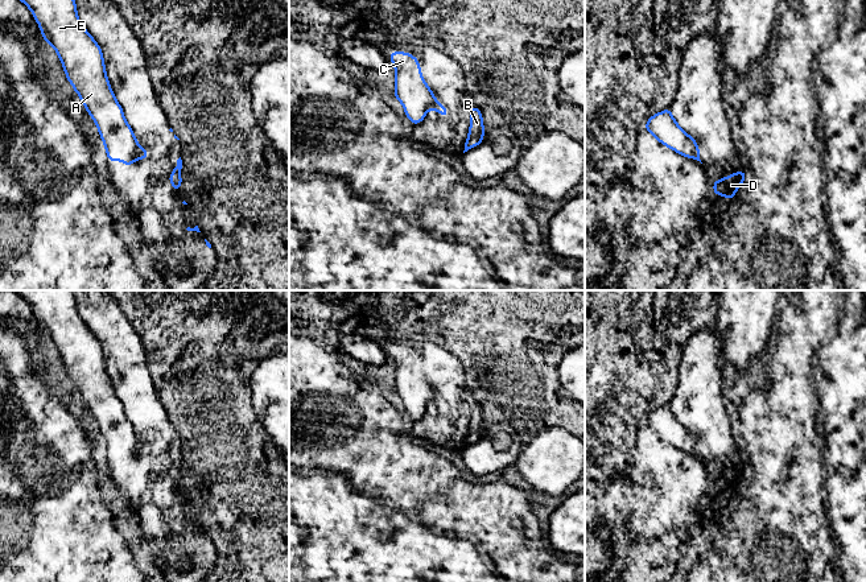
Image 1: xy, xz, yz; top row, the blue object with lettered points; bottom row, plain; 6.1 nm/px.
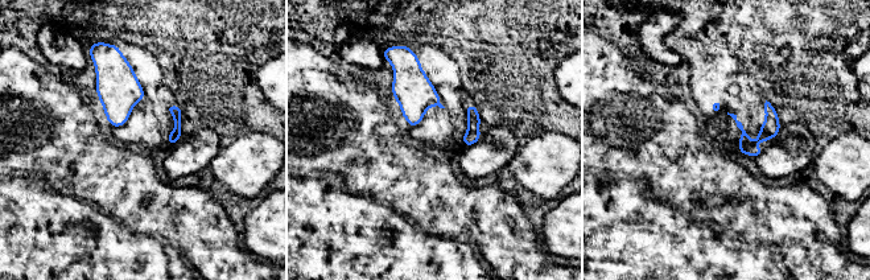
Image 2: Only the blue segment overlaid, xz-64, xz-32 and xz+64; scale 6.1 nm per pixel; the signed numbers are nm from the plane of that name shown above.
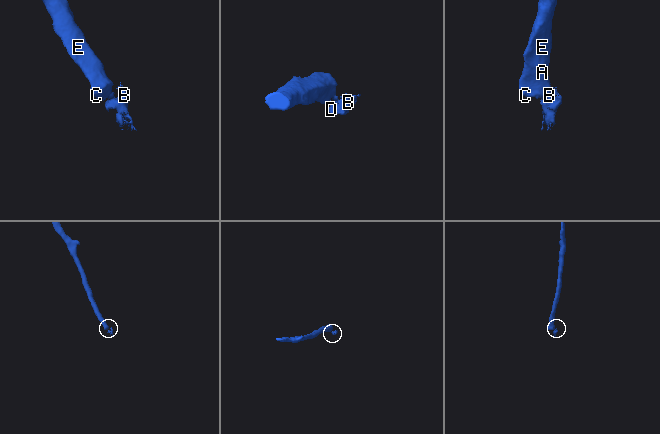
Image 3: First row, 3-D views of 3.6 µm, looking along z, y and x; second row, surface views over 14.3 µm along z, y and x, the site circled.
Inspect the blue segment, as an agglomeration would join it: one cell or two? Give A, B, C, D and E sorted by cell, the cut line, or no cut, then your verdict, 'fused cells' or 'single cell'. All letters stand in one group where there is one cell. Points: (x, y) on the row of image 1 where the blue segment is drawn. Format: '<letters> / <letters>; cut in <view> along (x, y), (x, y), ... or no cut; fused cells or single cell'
A C E / B D; cut in xy along (139, 145), (135, 159); fused cells

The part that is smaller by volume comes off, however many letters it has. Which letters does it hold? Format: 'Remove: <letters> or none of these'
Remove: B, D

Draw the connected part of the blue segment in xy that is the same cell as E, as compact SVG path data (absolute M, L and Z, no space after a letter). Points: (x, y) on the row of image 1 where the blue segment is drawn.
M75 0L21 1L32 11L33 17L41 28L41 36L55 49L66 78L79 95L91 119L95 121L104 149L107 150L107 160L123 161L125 166L131 166L136 161L136 152L140 145L124 117L121 106L117 103L111 90L102 49L78 18Z

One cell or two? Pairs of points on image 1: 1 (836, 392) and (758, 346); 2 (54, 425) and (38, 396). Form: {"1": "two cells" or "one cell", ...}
{"1": "two cells", "2": "one cell"}

